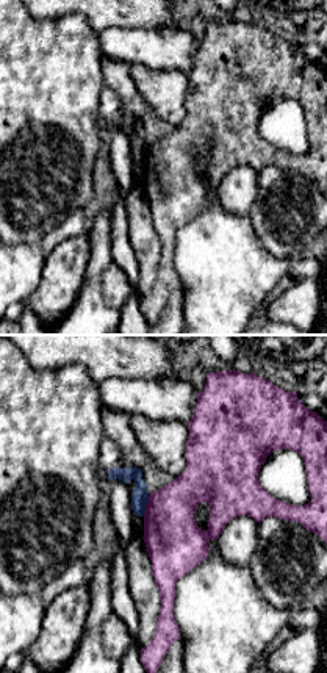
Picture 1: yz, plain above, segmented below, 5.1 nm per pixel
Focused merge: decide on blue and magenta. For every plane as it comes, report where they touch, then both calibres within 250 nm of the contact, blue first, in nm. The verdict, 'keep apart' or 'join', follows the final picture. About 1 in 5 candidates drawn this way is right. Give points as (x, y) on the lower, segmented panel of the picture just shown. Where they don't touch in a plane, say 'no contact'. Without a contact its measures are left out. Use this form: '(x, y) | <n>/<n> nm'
(144, 506) | 90/300 nm

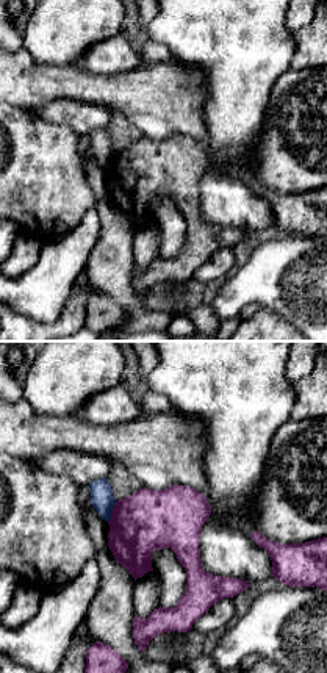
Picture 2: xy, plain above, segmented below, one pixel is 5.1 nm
(111, 512) | 120/320 nm

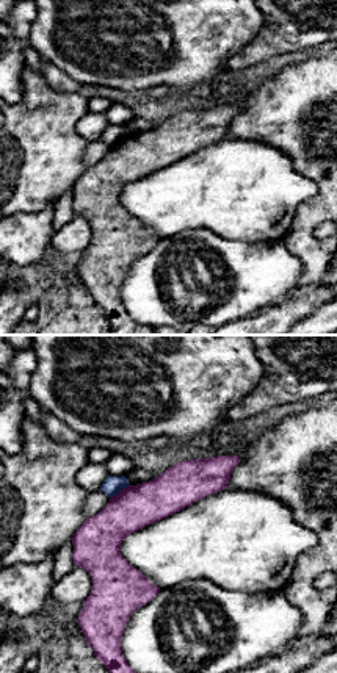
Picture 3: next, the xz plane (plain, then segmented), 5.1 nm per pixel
(119, 490) | 100/220 nm

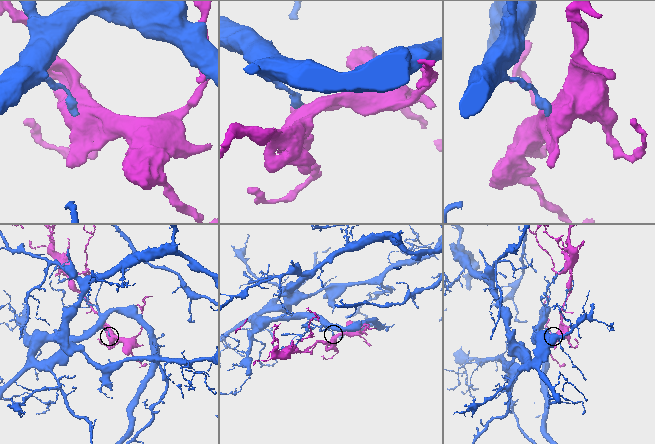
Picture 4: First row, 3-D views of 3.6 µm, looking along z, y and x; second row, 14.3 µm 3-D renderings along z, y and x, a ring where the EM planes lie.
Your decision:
keep apart

